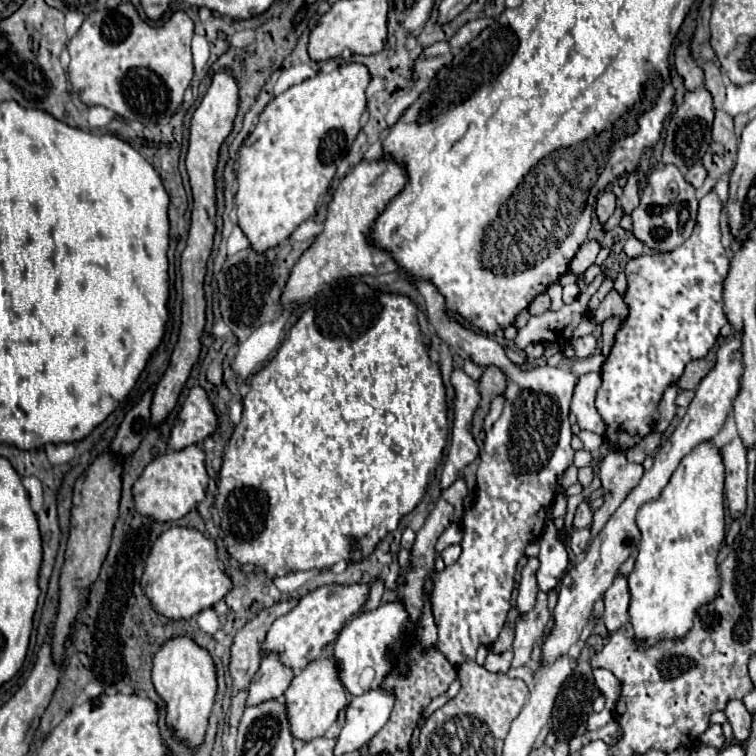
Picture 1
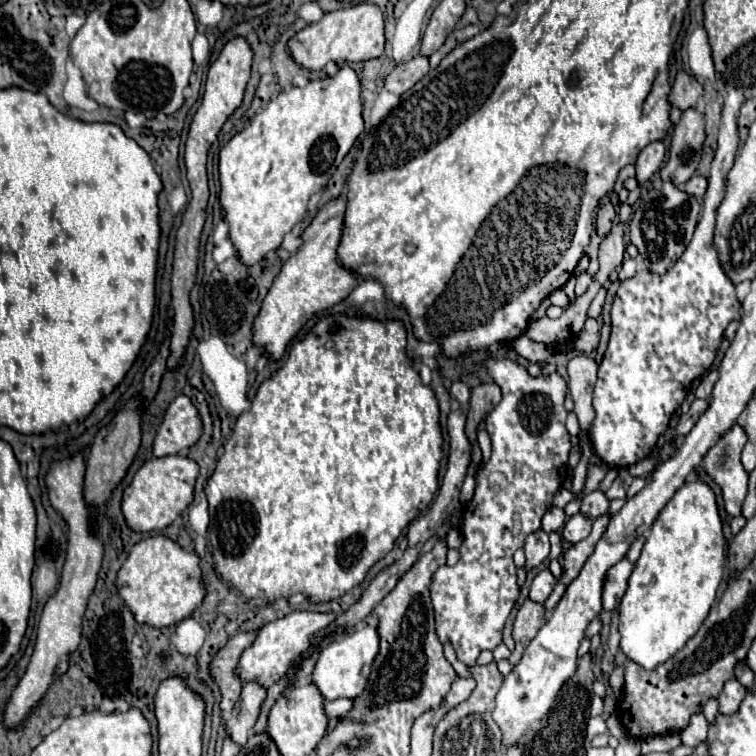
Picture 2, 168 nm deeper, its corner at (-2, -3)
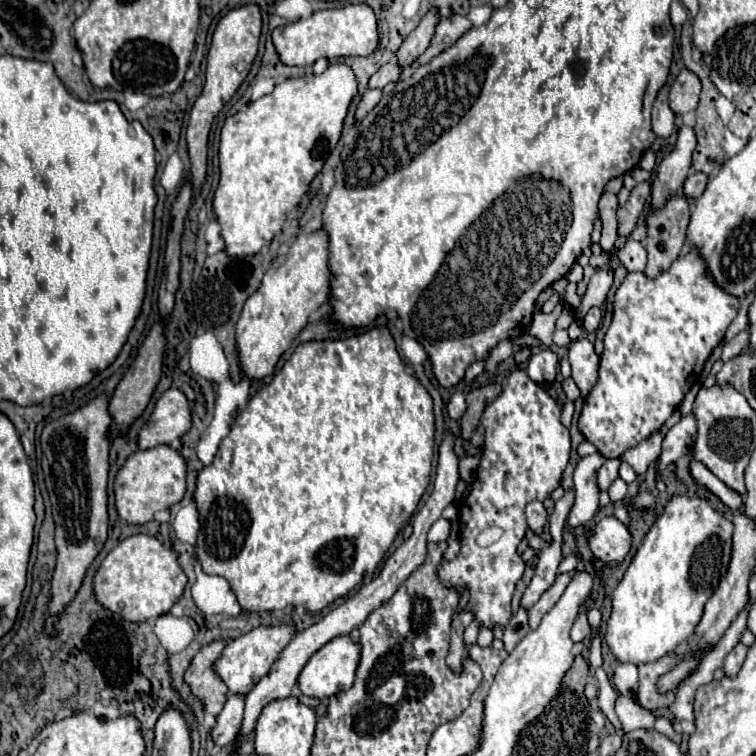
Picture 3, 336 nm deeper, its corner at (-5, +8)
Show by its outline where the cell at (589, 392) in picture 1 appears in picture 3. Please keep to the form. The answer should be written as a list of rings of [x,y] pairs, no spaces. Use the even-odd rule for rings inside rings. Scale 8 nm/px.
[[[580,337],[570,343],[568,359],[572,365],[572,379],[576,381],[576,385],[580,389],[580,397],[586,399],[590,395],[592,387],[596,385],[600,357],[596,355],[594,345],[586,337]]]

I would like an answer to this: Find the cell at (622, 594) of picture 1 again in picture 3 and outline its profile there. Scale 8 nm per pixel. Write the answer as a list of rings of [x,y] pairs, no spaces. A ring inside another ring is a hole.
[[[616,517],[600,519],[588,537],[594,559],[602,561],[606,569],[614,569],[624,563],[624,557],[632,549],[632,535],[628,527]]]

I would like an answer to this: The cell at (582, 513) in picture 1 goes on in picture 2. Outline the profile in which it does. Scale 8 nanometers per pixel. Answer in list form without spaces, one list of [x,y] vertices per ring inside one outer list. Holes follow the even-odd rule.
[[[601,490],[587,494],[581,504],[581,512],[585,512],[585,516],[589,516],[589,518],[597,518],[597,516],[605,514],[607,508],[609,508],[609,500],[607,500],[605,492],[601,492]]]

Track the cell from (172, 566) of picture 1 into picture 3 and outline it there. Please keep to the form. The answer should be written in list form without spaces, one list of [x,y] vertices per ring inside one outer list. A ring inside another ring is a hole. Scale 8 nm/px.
[[[140,533],[120,541],[106,555],[94,577],[94,593],[100,605],[138,623],[168,613],[184,595],[186,583],[188,577],[180,567],[178,553],[172,547],[164,547],[160,539]]]

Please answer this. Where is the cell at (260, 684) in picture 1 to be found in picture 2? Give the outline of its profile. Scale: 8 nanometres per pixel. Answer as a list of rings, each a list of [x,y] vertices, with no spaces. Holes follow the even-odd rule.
[[[245,684],[239,700],[235,702],[233,716],[227,720],[227,734],[239,746],[245,746],[251,728],[257,722],[261,702],[265,700],[265,688],[259,684]]]

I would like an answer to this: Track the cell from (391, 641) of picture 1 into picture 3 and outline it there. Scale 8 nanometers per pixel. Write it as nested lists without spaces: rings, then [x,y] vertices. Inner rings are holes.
[[[340,635],[336,639],[332,639],[330,643],[326,643],[322,649],[318,649],[310,661],[306,663],[306,667],[302,669],[300,677],[298,677],[298,685],[302,695],[310,695],[310,697],[332,697],[344,689],[350,689],[356,677],[356,665],[360,663],[360,641],[354,639],[352,635]]]

